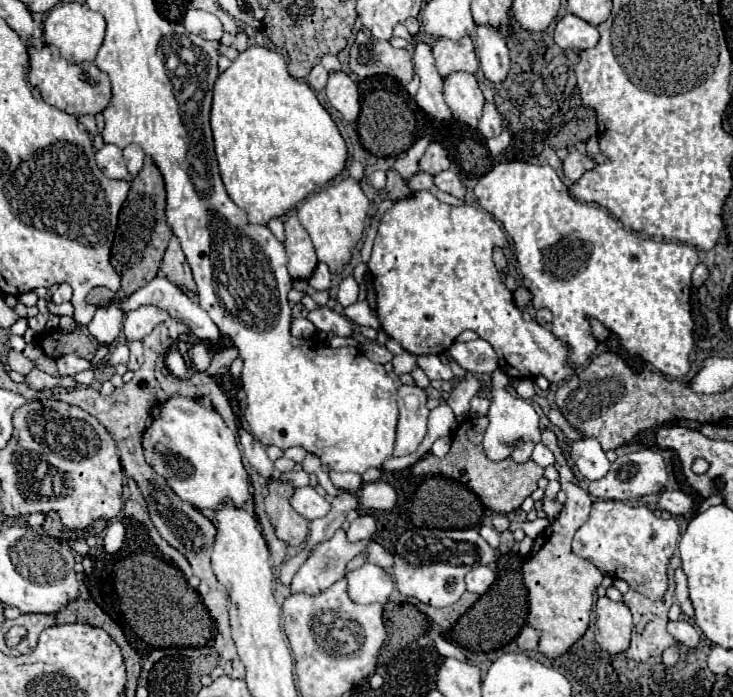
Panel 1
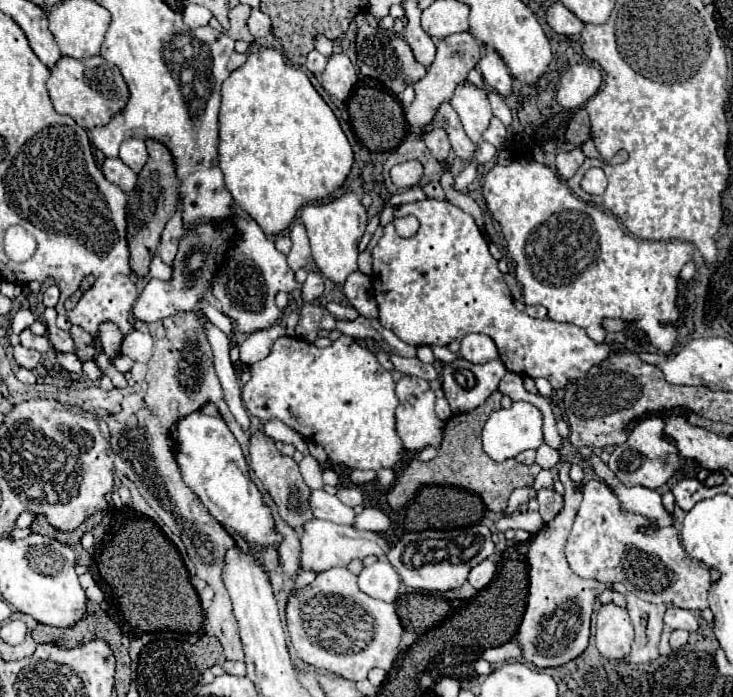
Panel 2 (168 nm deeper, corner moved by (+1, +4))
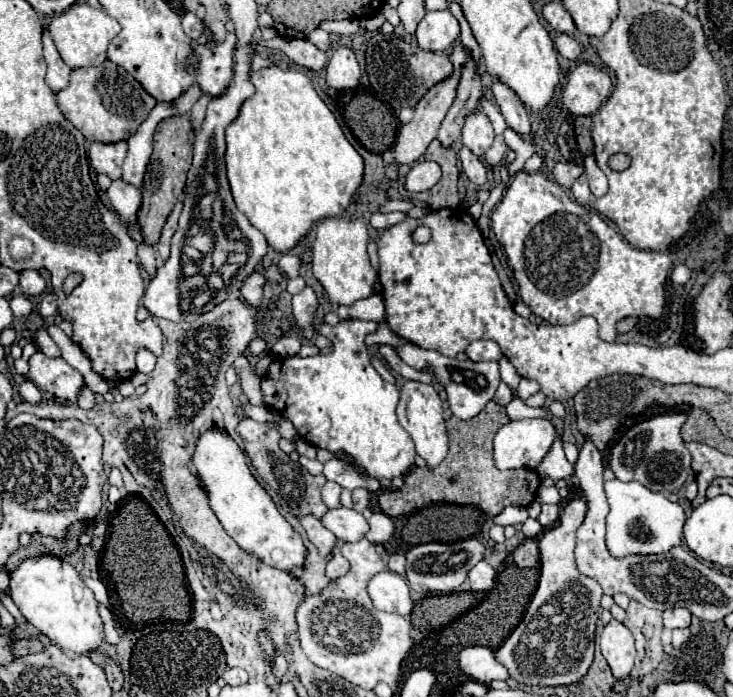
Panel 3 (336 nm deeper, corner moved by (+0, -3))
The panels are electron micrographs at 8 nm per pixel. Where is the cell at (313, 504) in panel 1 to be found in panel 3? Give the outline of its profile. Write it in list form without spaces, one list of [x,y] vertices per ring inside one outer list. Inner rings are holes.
[[[338,507],[338,509],[328,509],[322,515],[322,525],[326,529],[330,529],[338,539],[354,543],[360,541],[362,535],[368,531],[368,523],[362,517],[362,513],[354,511],[354,509],[346,509],[346,507]]]

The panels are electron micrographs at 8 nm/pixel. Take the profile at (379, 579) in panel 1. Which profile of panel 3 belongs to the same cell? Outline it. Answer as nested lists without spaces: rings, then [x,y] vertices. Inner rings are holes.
[[[382,571],[374,575],[368,583],[368,595],[378,611],[408,615],[412,611],[410,589],[402,575],[392,571]]]

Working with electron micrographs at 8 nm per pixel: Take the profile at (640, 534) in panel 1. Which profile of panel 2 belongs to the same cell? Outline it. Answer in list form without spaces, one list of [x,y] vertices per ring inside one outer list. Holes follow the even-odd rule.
[[[597,478],[587,480],[583,484],[583,502],[565,548],[571,570],[583,578],[593,578],[605,584],[621,582],[629,592],[653,604],[671,602],[679,608],[699,612],[709,608],[707,594],[715,584],[709,568],[687,556],[681,546],[679,532],[673,526],[661,528],[655,534],[643,534],[639,530],[643,524],[649,524],[649,520],[621,512],[619,500],[605,482]]]

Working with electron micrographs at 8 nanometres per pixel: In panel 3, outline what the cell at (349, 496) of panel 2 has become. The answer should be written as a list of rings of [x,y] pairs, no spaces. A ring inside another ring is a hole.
[[[354,489],[352,491],[352,501],[354,501],[354,509],[358,513],[362,513],[368,507],[368,491],[366,489]]]

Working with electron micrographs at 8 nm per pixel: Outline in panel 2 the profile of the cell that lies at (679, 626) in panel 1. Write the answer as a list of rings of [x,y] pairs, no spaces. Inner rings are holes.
[[[667,608],[665,612],[665,624],[671,628],[683,628],[689,632],[695,632],[699,628],[697,616],[691,610],[683,610],[683,608]]]

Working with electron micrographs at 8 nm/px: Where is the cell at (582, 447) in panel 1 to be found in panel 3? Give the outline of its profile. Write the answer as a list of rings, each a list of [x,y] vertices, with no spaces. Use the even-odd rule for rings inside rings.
[[[612,479],[604,483],[604,491],[610,505],[606,521],[606,545],[614,557],[626,557],[632,553],[666,553],[668,549],[682,543],[682,527],[686,517],[684,509],[678,503],[672,503],[662,493],[646,489],[638,481],[622,483],[618,479]]]

